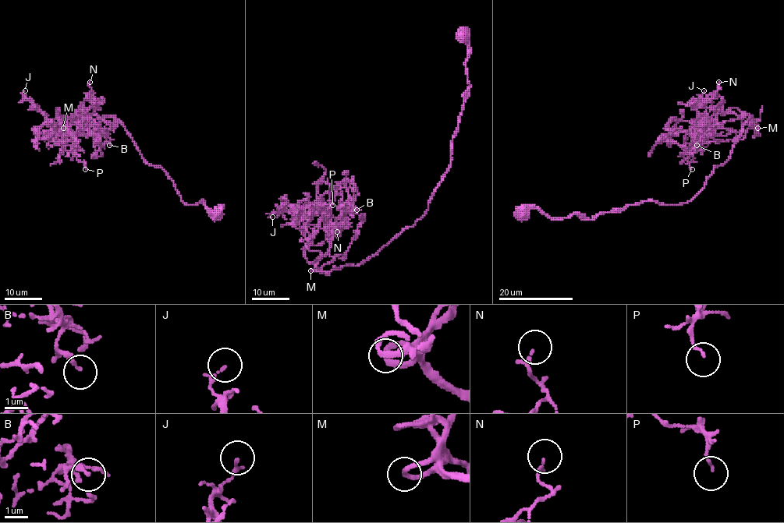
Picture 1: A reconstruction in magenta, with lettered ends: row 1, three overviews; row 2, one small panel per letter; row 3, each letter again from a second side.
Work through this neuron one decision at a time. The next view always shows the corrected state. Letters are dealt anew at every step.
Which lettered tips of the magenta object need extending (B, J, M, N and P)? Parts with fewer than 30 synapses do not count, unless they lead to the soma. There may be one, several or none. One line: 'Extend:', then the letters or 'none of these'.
Extend: none of these

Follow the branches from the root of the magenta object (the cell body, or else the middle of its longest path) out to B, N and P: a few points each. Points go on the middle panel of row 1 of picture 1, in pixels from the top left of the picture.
B: (464, 36), (468, 97), (452, 139), (450, 167), (428, 208), (356, 265), (317, 270), (334, 225), (356, 210)
N: (464, 36), (468, 97), (428, 208), (374, 255), (320, 272), (344, 259), (329, 254), (344, 216), (337, 231)
P: (464, 36), (468, 97), (427, 211), (356, 265), (318, 272), (306, 215), (332, 205)

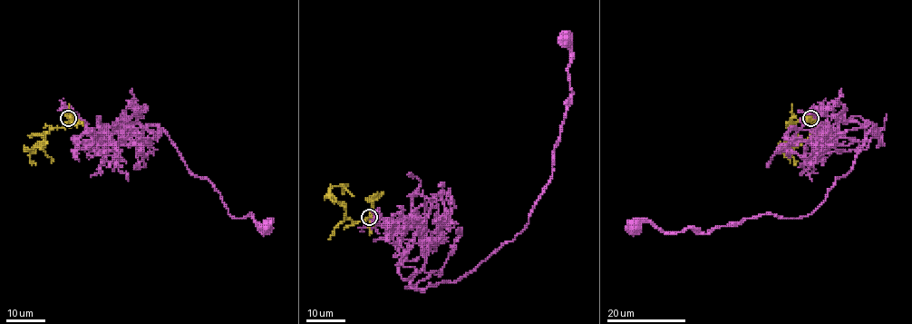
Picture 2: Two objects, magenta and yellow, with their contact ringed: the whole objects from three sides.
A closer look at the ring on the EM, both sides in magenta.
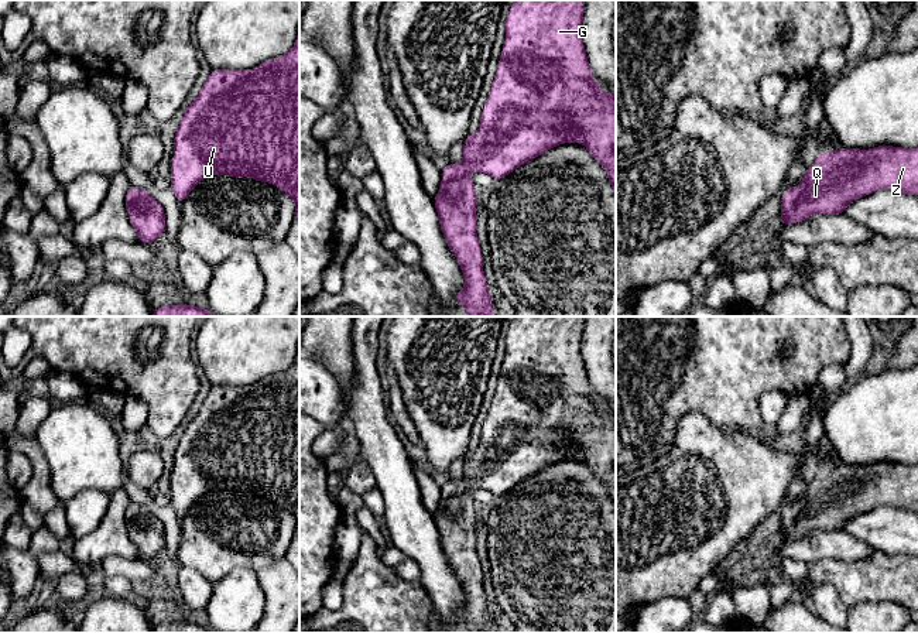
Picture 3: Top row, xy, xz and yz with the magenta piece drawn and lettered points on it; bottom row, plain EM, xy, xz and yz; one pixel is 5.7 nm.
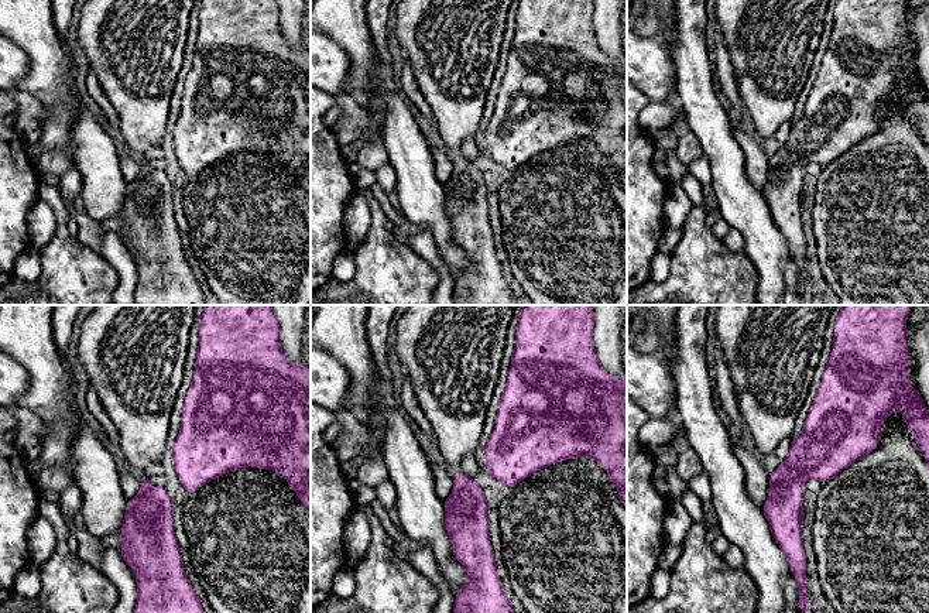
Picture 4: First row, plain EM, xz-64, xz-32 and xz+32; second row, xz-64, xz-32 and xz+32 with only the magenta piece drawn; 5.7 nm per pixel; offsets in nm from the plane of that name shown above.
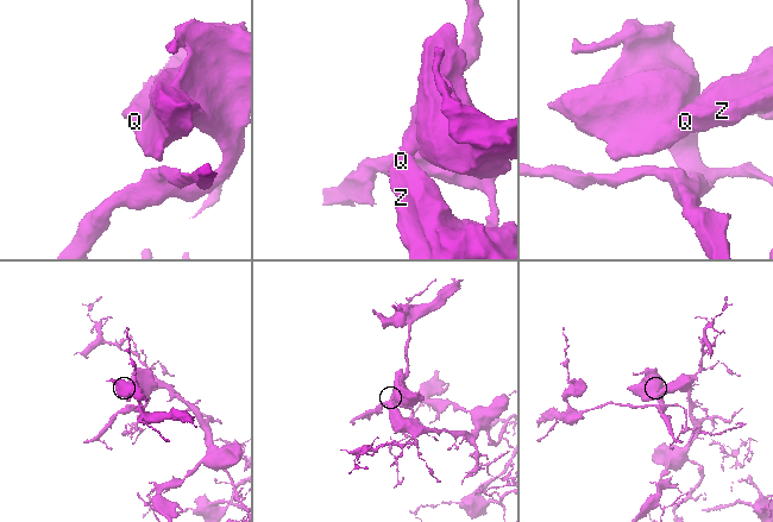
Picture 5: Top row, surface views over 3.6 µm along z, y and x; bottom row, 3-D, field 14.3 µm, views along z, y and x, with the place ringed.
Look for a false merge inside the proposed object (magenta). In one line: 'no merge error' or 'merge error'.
no merge error

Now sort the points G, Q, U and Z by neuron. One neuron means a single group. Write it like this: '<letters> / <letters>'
G Q U Z

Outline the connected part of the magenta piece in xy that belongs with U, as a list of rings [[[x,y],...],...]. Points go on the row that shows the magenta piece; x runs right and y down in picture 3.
[[[299,27],[290,52],[268,59],[251,71],[212,69],[201,92],[186,107],[177,129],[171,189],[178,203],[208,175],[249,177],[273,182],[295,201],[295,220],[299,220]]]

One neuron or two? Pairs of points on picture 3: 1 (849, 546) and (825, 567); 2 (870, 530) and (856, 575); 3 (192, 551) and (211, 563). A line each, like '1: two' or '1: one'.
1: two
2: two
3: one

